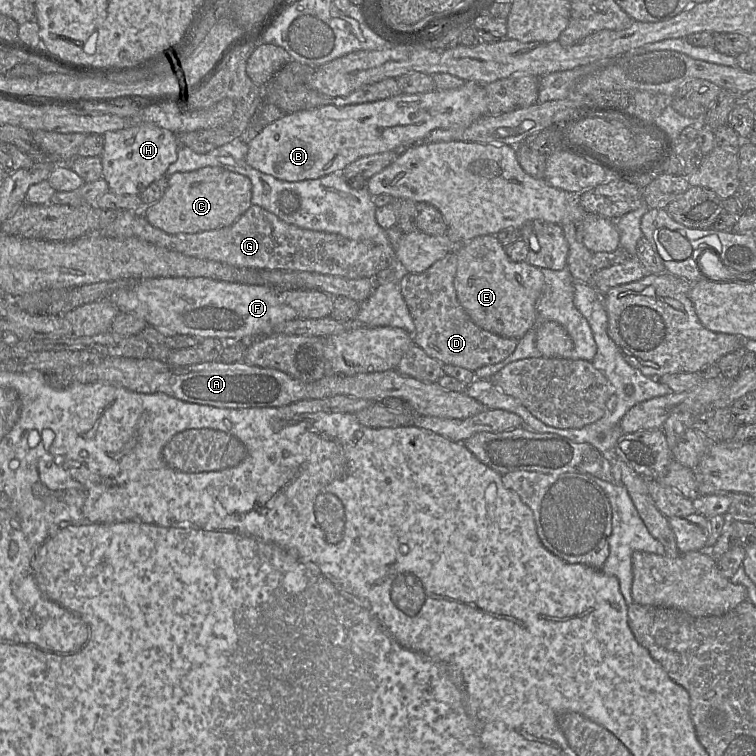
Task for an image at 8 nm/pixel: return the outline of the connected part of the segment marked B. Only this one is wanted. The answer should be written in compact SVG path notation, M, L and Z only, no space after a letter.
M465 82L457 89L433 90L426 93L405 94L374 102L345 106L325 105L313 109L287 113L266 125L248 141L246 162L251 167L276 179L297 182L317 179L341 171L358 158L387 151L401 151L420 143L434 129L467 127L488 113L485 84Z

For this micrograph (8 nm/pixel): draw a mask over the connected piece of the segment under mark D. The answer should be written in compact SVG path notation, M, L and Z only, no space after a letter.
M451 251L420 273L399 271L399 286L415 324L413 343L441 364L475 371L497 364L516 349L518 339L505 338L477 326L459 303L454 287L457 272L456 251Z

